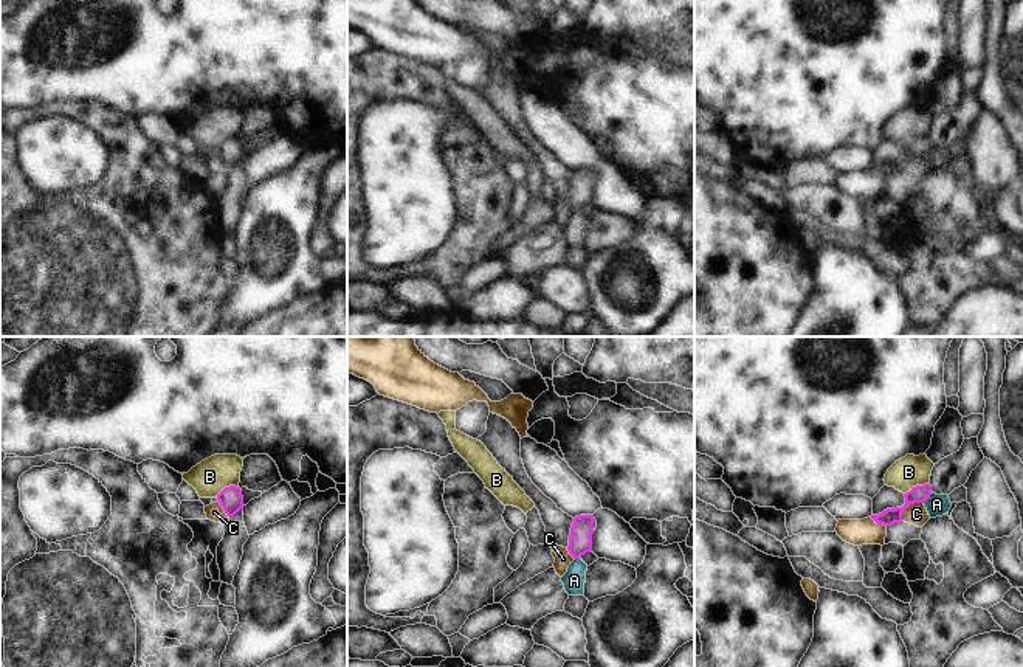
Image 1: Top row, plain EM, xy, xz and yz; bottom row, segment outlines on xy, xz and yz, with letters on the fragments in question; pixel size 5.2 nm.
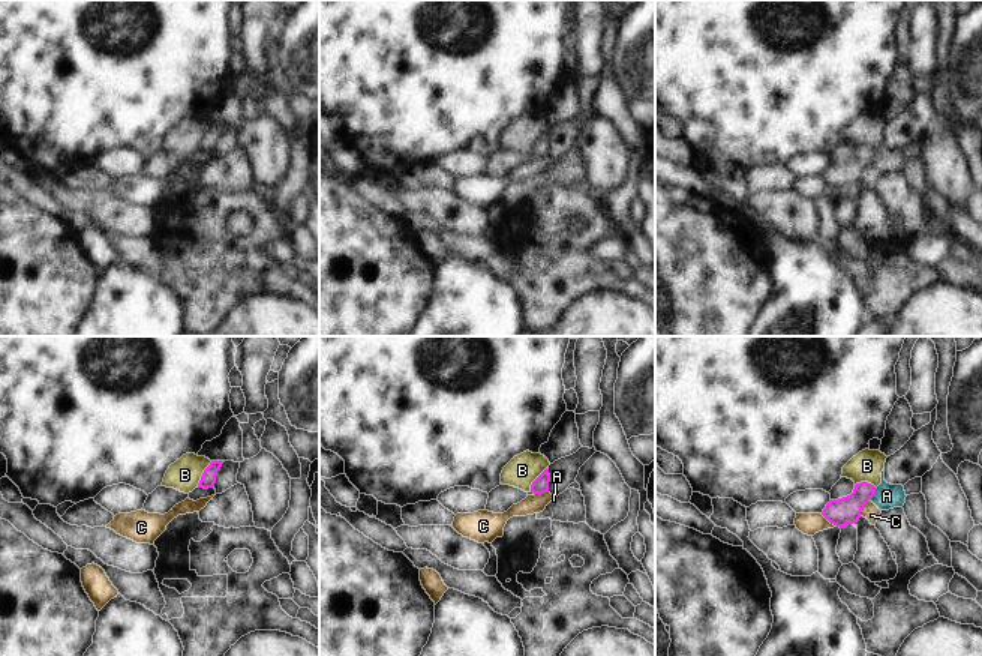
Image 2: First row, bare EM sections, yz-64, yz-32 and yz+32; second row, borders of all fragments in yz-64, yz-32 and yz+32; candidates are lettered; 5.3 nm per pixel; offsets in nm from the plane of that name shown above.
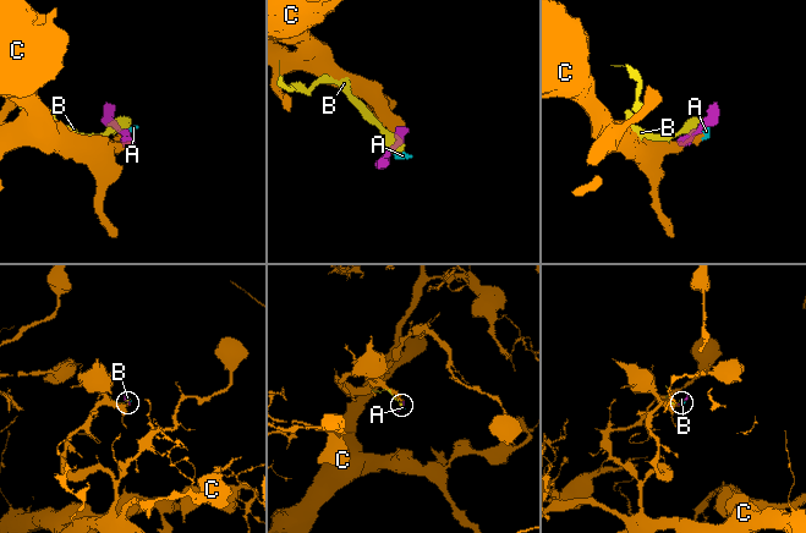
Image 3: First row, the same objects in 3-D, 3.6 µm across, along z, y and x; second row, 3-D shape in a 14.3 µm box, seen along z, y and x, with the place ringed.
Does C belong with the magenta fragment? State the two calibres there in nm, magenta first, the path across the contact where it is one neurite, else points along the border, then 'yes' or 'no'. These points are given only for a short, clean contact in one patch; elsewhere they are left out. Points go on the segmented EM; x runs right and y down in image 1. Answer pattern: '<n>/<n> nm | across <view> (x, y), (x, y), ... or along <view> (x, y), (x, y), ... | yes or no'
90/120 nm | along yz (923, 501), (912, 503), (902, 512), (901, 520) | no

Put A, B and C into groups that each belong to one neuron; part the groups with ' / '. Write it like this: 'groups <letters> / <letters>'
groups A B / C

